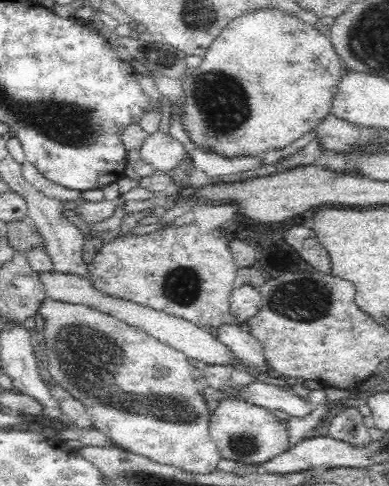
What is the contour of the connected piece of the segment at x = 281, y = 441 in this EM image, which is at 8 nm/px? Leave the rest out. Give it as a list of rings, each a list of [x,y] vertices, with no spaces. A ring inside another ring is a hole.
[[[228,397],[221,400],[209,420],[209,435],[221,458],[241,461],[246,464],[260,464],[292,448],[288,421],[285,423],[262,406]]]

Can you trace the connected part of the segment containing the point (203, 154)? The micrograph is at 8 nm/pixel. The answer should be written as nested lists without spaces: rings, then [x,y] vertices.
[[[170,122],[169,135],[180,141],[191,160],[187,163],[191,170],[200,170],[206,176],[226,176],[226,174],[236,174],[243,171],[254,171],[257,169],[258,158],[238,155],[236,157],[224,157],[207,150],[199,144],[195,144],[189,134],[182,129],[182,124]]]

